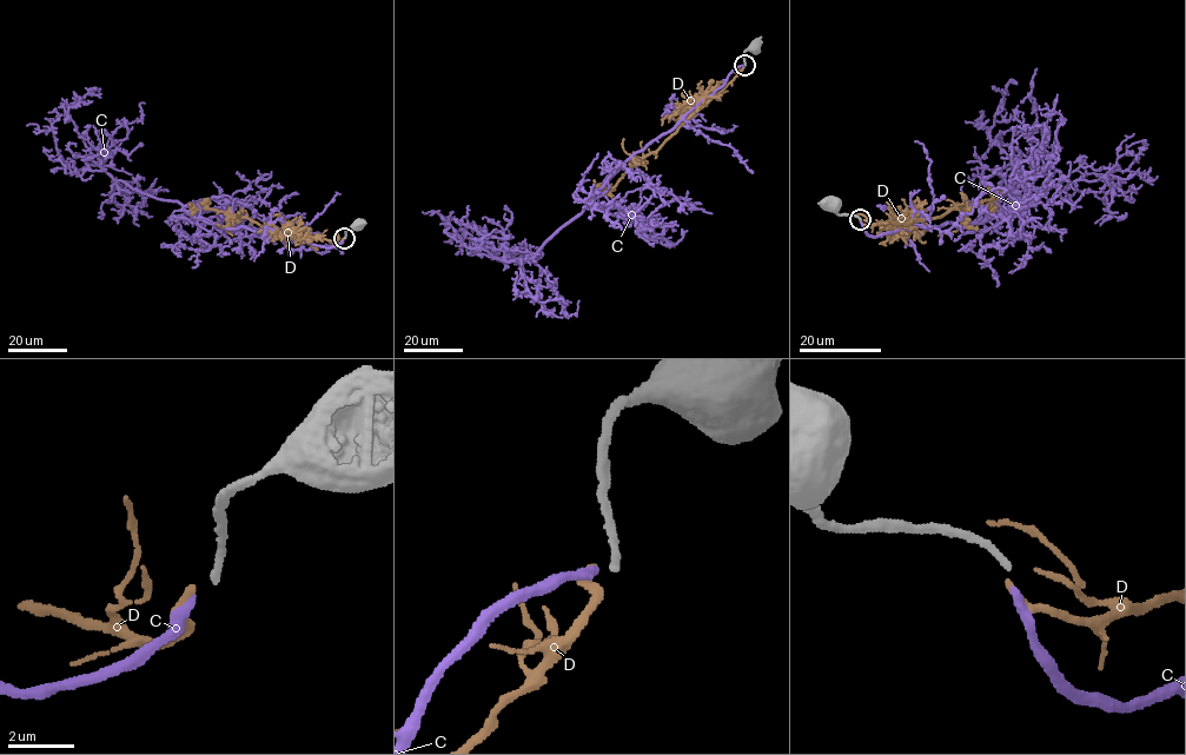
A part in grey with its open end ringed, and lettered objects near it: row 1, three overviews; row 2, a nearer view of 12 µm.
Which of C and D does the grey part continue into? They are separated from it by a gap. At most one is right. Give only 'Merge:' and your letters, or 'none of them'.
Merge: none of them

